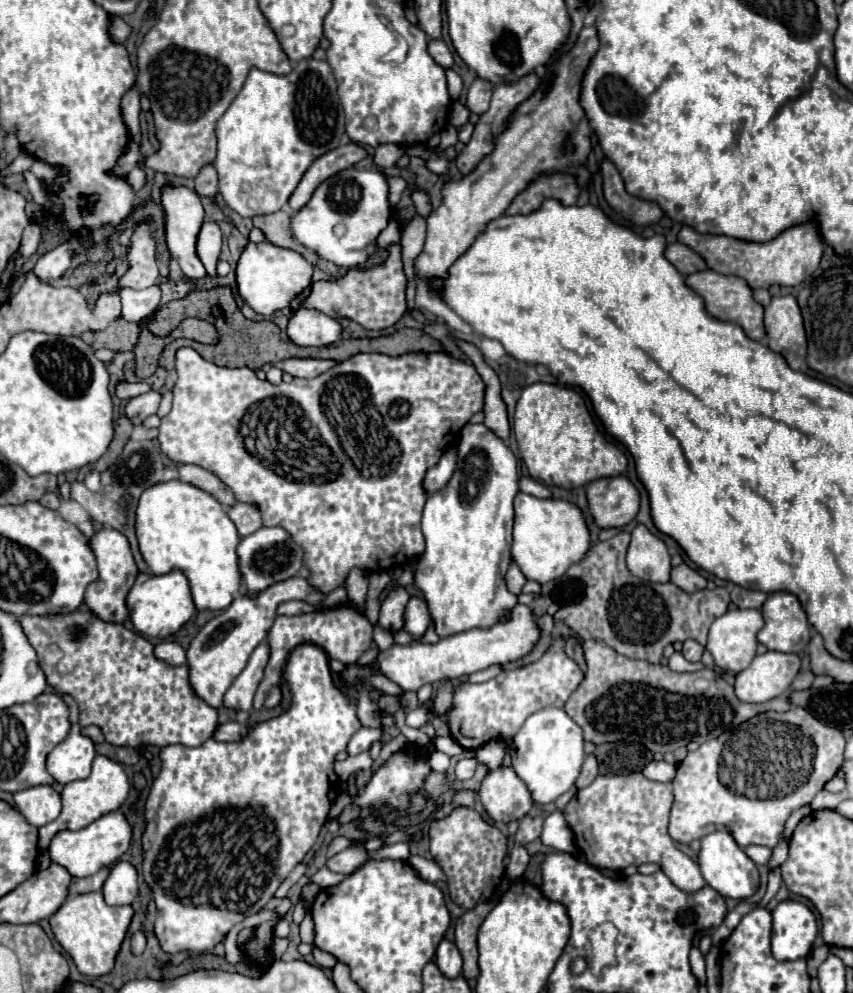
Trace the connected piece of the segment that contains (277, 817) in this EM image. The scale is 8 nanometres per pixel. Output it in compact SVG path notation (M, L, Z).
M300 645L290 653L290 659L284 669L284 683L292 695L292 707L282 713L276 719L270 719L266 723L258 723L250 735L246 735L242 741L236 743L220 743L216 739L204 741L200 747L184 747L184 745L168 745L160 749L160 761L162 769L158 777L152 783L152 789L146 799L146 829L142 835L142 851L144 851L144 879L148 887L152 889L154 903L156 903L156 923L154 933L158 937L158 943L162 951L166 953L180 953L180 951L192 951L192 953L210 953L218 943L224 941L226 933L240 921L246 919L248 909L250 915L264 909L264 905L274 897L280 883L290 875L290 871L302 863L306 853L316 843L320 829L328 817L328 811L338 797L338 777L332 769L332 761L336 753L346 749L348 739L360 729L360 721L356 719L356 705L352 705L342 691L334 685L330 667L328 667L328 655L316 647L316 645Z

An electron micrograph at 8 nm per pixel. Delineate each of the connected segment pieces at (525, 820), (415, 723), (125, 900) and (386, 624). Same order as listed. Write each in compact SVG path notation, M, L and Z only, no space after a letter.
M526 815L520 819L520 825L518 825L514 839L516 839L516 843L526 845L526 843L538 839L540 833L542 833L542 817L528 817Z
M418 707L418 709L414 709L414 711L410 711L410 713L406 715L406 725L410 725L410 727L420 727L422 723L426 723L426 721L430 721L430 719L432 719L432 713L428 713L426 709Z
M118 861L110 871L102 893L108 905L130 905L138 895L136 869L128 861Z
M396 587L392 589L386 599L382 601L382 609L380 609L380 619L378 625L390 633L398 633L404 629L404 607L406 601L410 599L408 591L404 587Z

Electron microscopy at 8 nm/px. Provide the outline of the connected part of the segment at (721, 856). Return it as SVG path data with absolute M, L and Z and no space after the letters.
M714 831L706 837L702 837L698 865L700 865L700 873L706 879L706 883L714 891L718 891L722 897L746 899L746 897L752 897L760 887L760 875L758 875L754 861L738 847L738 843L734 841L734 837L728 831Z

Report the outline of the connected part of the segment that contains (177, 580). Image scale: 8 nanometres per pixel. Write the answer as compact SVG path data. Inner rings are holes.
M174 569L170 573L164 575L148 575L148 573L140 573L136 577L136 583L132 585L128 599L126 599L128 611L130 611L130 621L134 623L134 627L148 637L168 637L172 633L176 633L184 623L188 623L192 619L192 615L196 613L196 607L192 603L192 593L190 593L190 585L188 579L182 571Z

